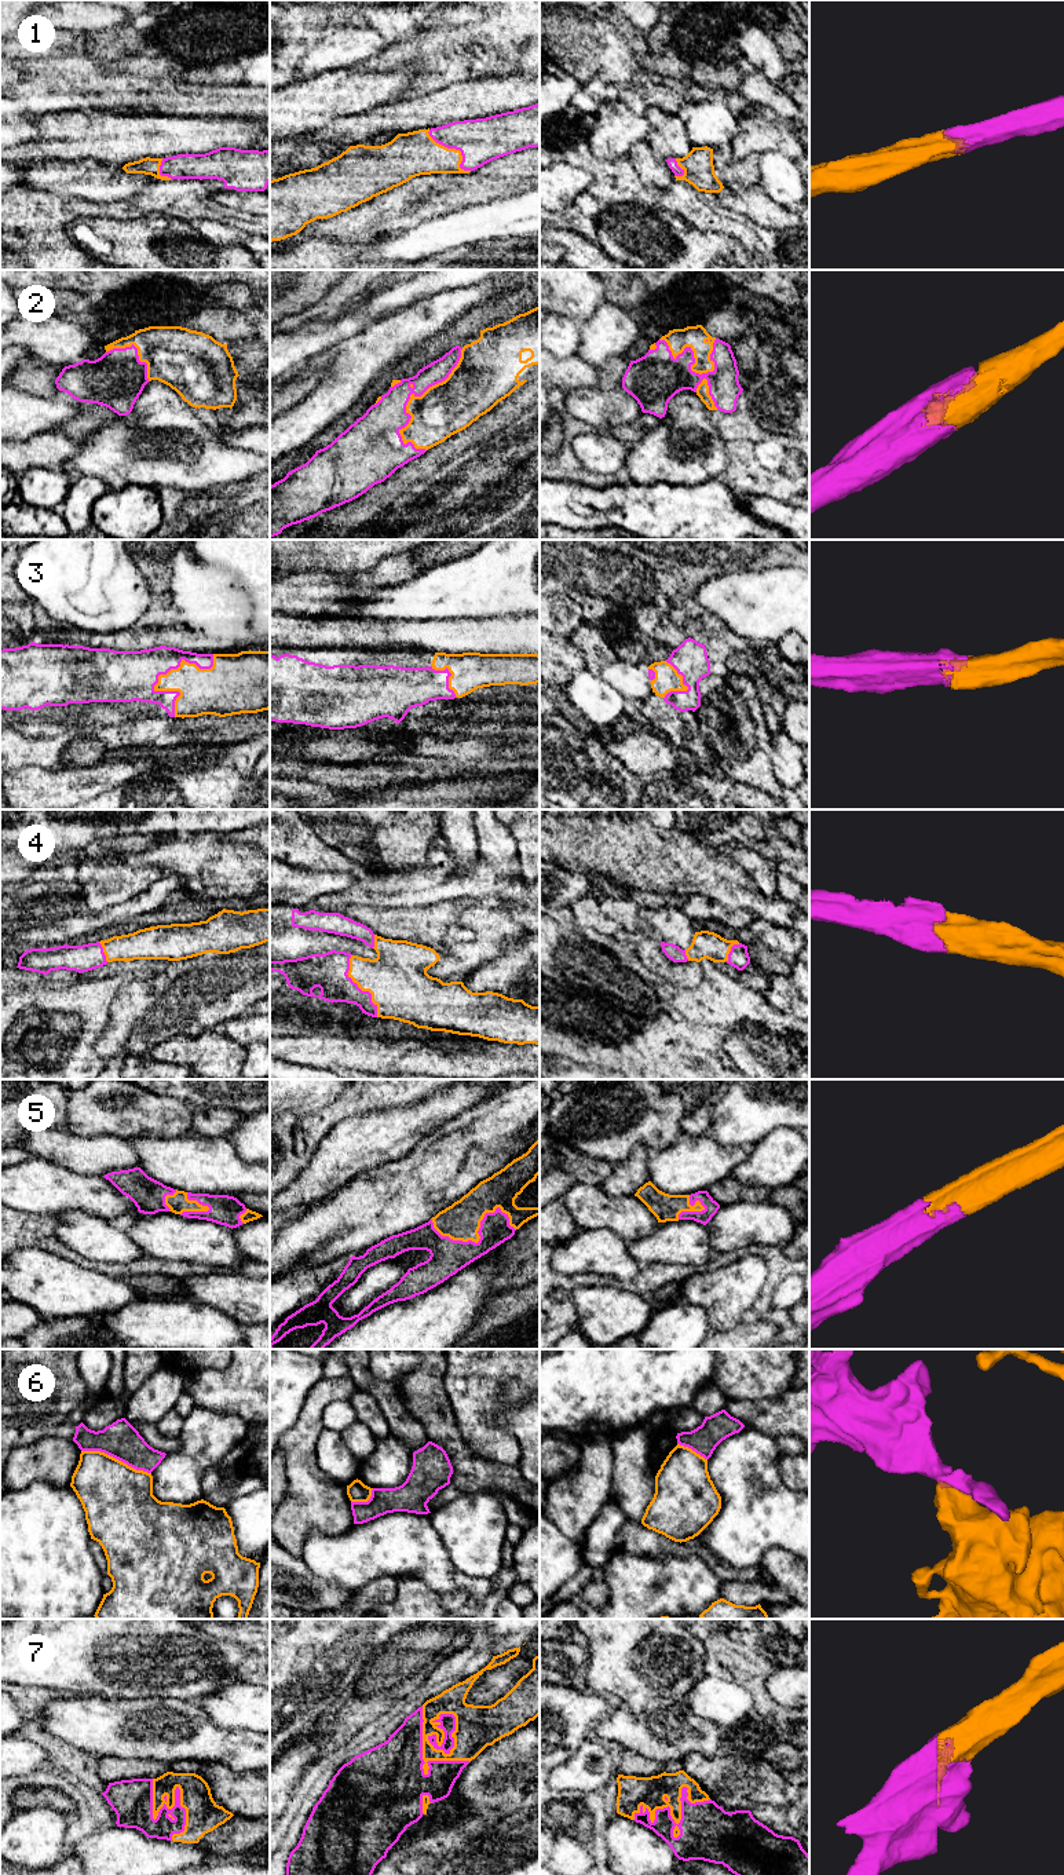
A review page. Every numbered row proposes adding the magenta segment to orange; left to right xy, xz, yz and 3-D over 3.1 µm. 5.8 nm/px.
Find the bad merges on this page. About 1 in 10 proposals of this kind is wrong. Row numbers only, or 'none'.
6

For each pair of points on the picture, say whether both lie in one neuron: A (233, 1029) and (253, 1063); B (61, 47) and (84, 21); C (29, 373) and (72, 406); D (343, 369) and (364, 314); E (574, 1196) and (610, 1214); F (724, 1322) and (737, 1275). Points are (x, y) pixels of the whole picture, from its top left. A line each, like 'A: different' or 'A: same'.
A: same
B: different
C: different
D: different
E: same
F: same

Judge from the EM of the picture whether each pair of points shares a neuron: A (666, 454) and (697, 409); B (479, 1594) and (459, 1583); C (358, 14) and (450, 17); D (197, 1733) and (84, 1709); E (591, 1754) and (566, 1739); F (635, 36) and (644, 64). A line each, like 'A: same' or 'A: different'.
A: same
B: same
C: same
D: same
E: different
F: different

